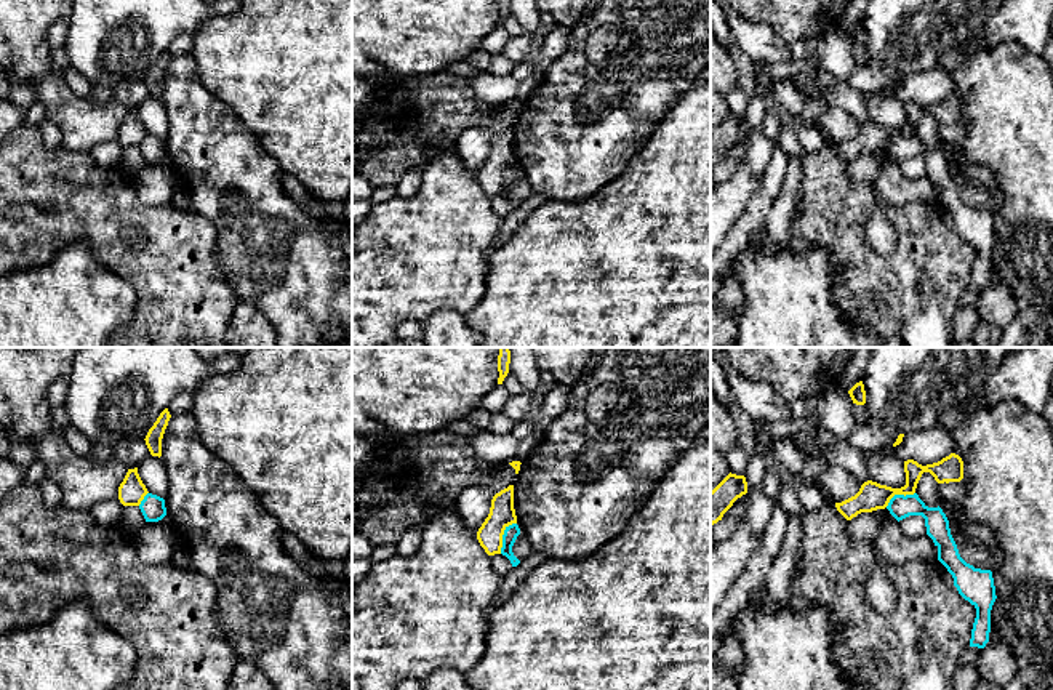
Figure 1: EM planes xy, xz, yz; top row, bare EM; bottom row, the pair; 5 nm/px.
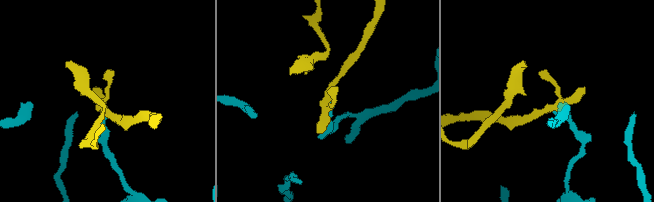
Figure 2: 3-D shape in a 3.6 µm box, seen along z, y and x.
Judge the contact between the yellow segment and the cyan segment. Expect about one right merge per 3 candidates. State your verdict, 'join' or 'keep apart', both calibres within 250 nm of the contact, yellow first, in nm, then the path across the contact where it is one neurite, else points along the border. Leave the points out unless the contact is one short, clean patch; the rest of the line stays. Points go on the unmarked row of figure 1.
keep apart | 130/70 nm | along xz (516, 164), (504, 172), (500, 194)

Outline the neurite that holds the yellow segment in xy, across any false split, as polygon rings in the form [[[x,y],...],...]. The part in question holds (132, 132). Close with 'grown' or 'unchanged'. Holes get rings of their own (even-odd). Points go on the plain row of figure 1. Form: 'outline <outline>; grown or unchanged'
outline [[[138,109],[128,110],[123,123],[118,128],[120,144],[123,147],[139,147],[147,134],[149,133],[138,115]]]; unchanged

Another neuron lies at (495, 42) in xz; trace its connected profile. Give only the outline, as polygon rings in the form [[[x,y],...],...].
[[[498,26],[494,30],[482,38],[478,50],[498,54],[504,50],[509,40],[510,35],[507,34],[507,30],[502,26]]]

